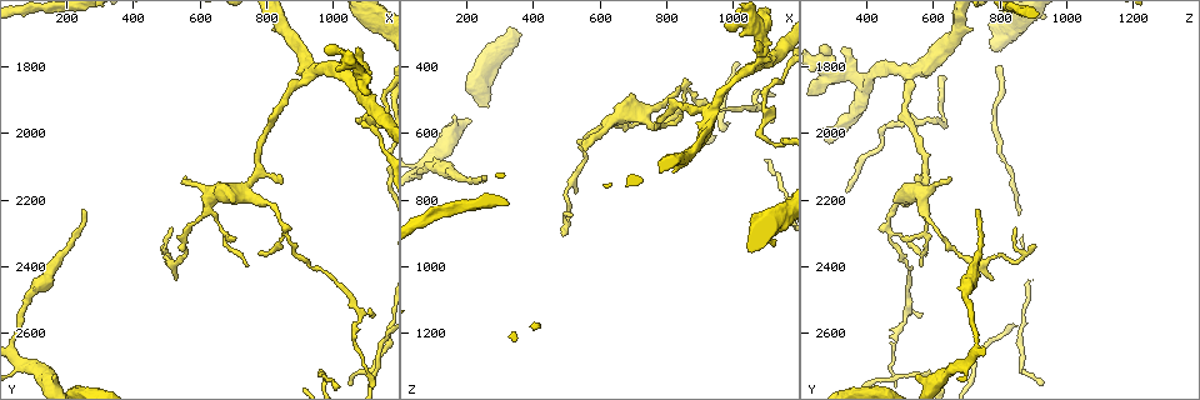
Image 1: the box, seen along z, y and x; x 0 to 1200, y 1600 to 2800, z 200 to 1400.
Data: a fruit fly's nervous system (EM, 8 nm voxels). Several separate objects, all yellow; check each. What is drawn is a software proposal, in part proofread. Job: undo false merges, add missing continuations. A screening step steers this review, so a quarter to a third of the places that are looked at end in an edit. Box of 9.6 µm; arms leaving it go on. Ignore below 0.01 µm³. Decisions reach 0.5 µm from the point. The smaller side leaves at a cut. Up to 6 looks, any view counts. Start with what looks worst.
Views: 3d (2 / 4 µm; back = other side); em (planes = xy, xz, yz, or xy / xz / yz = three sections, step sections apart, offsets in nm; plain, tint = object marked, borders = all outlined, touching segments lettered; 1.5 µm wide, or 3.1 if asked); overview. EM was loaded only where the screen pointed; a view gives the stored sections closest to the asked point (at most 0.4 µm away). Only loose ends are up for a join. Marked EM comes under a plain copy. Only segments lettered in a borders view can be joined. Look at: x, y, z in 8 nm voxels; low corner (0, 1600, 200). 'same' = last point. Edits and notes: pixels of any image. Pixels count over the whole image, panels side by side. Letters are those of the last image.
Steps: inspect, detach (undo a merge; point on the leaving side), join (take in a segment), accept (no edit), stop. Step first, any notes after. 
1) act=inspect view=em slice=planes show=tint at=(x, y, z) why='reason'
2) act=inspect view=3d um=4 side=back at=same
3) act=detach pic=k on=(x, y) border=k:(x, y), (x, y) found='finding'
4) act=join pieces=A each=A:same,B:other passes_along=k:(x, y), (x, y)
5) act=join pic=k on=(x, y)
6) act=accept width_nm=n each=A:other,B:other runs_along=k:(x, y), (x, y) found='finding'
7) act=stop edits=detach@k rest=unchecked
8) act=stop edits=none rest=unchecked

act=inspect view=em um=3.1 slice=planes show=borders at=(550, 2140, 660) why='branch stops here'

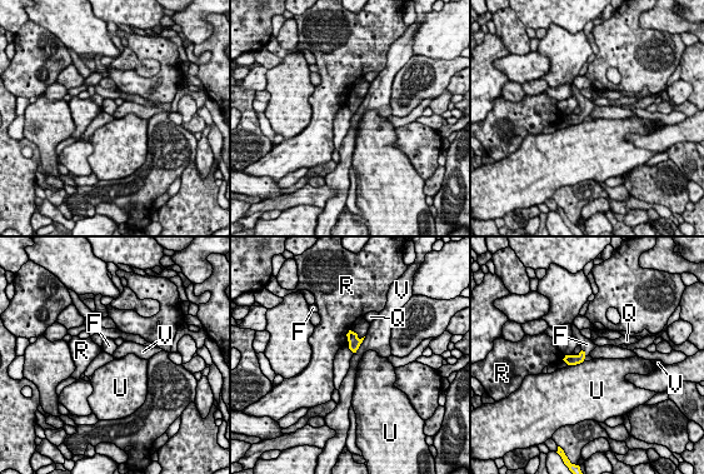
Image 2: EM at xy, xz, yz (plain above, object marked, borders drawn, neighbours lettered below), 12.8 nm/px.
act=join pic=2 on=(587, 344) each=F:same,Q:other,R:other,U:other,V:other found='the neuron continues'

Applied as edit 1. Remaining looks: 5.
act=inspect view=3d um=4 at=(1070, 1750, 320) why='an open end'

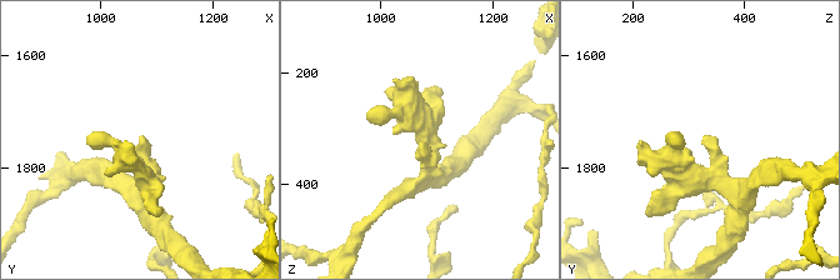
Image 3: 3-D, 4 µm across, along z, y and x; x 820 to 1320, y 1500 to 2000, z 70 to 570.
act=inspect view=em slice=planes show=borders at=(1075, 1745, 325)

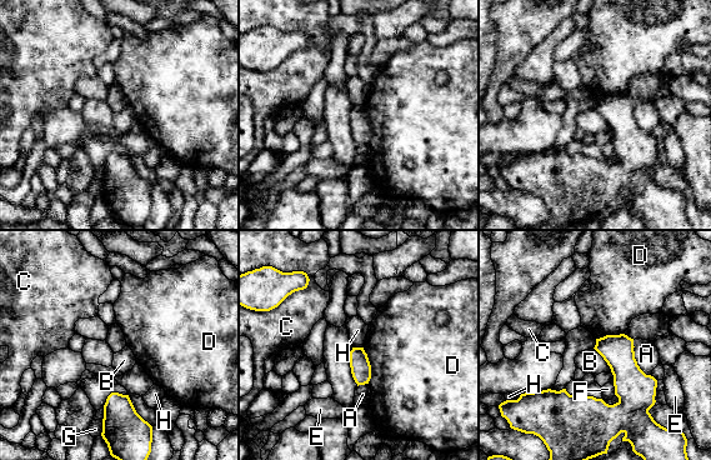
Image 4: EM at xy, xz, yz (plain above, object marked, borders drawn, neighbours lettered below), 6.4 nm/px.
act=accept each=A:other,B:other,C:other,D:other,E:other,F:other,G:other,H:other border=4:(362, 346), (370, 365), (369, 383) found='none of them fits'

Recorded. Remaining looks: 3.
act=stop edits=join@2 rest=unchecked

